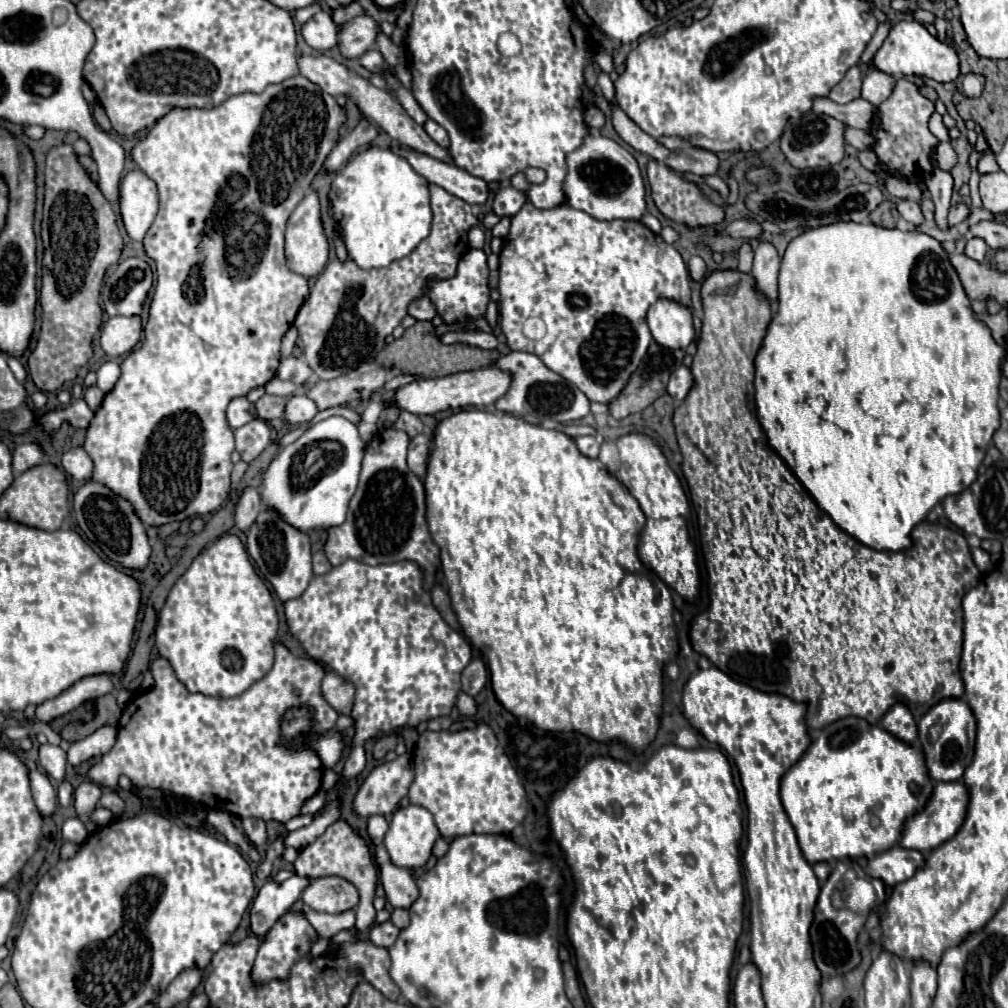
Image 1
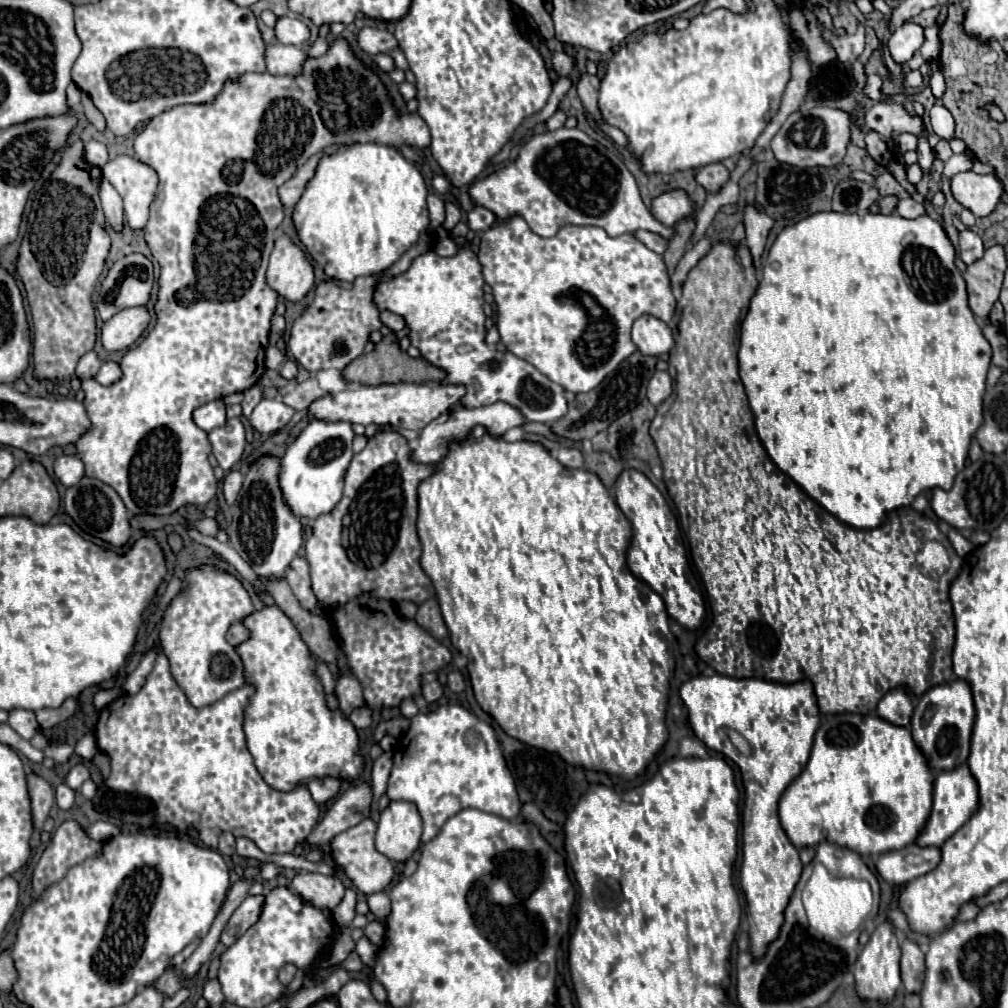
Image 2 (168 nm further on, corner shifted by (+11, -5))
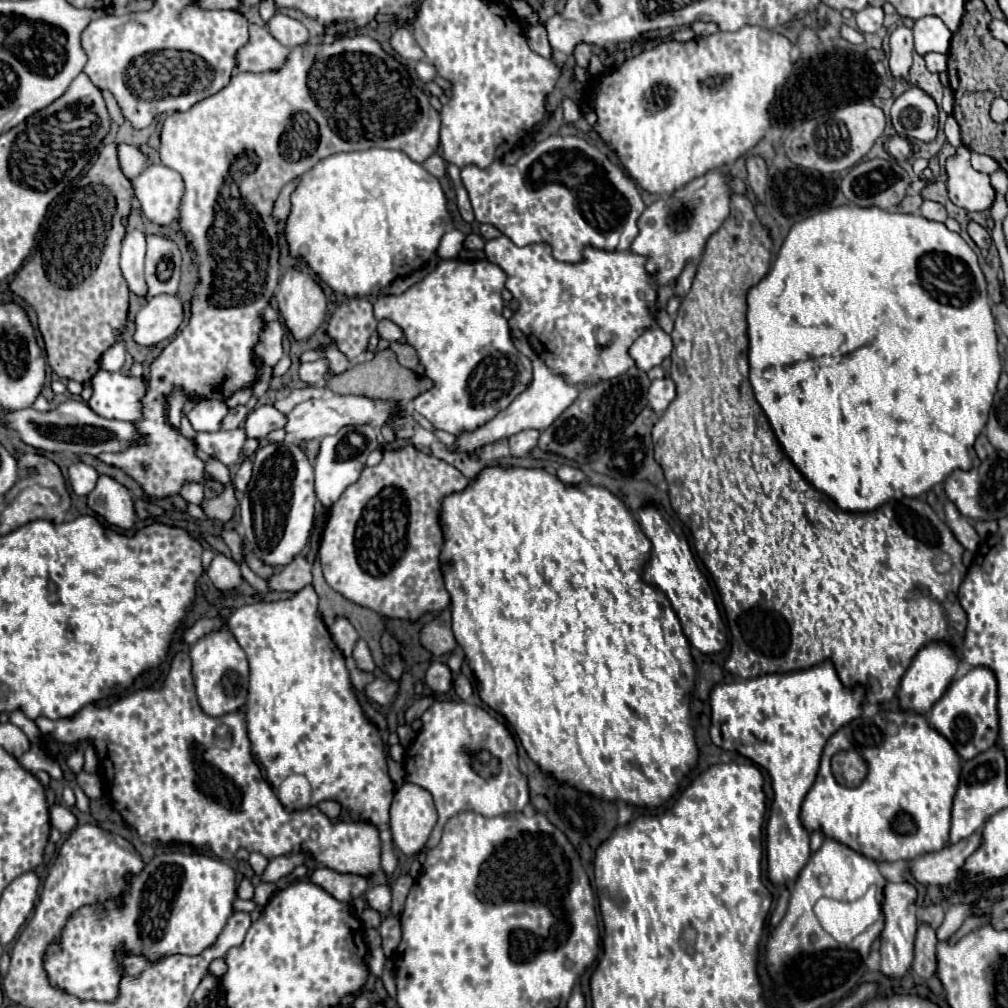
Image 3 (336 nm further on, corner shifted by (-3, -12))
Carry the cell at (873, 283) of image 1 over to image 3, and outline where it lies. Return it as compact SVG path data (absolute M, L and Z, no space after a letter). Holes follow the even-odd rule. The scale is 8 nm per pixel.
M845 205L835 207L811 215L791 227L767 277L749 289L747 305L749 381L755 399L767 419L771 419L773 433L793 465L815 489L831 497L843 511L873 511L891 499L917 499L933 485L943 483L953 471L969 471L973 467L973 459L977 457L973 445L983 431L993 405L993 395L1001 375L1001 357L997 351L995 319L987 299L985 277L979 269L975 251L961 239L961 235L949 231L943 223L929 221L921 215Z

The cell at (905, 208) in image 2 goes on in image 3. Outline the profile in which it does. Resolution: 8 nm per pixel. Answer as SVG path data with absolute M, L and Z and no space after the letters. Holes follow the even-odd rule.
M925 199L923 205L921 205L921 215L929 221L945 221L947 219L947 211L943 205L935 203L935 201L929 201Z

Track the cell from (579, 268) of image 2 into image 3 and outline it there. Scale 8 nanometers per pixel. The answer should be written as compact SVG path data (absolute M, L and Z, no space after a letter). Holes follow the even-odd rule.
M501 235L497 239L485 241L487 261L499 265L507 273L505 287L519 301L517 313L511 317L511 327L525 333L531 347L539 359L557 375L561 375L569 385L591 387L609 379L615 379L635 367L629 355L629 347L645 331L663 323L667 333L673 331L673 319L665 309L657 307L657 283L655 275L647 273L647 257L633 251L603 251L595 247L583 249L583 259L579 263L561 263L553 259L551 247L545 243L517 247L509 237Z

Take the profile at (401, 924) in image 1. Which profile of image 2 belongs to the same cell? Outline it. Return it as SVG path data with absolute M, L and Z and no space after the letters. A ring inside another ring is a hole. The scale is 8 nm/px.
M385 892L369 894L369 896L367 896L367 904L369 904L369 910L371 910L377 918L385 918L385 916L391 912L391 904L389 904L389 898L387 898Z

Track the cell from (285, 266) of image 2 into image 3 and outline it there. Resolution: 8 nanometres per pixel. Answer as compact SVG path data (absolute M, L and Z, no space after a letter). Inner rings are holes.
M285 271L279 281L275 299L287 329L299 341L311 337L325 319L325 293L321 285L303 271Z

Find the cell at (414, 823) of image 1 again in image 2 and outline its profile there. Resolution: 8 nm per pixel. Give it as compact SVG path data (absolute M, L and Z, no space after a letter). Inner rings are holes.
M389 802L377 822L375 846L395 862L405 862L421 840L421 816L413 802Z

